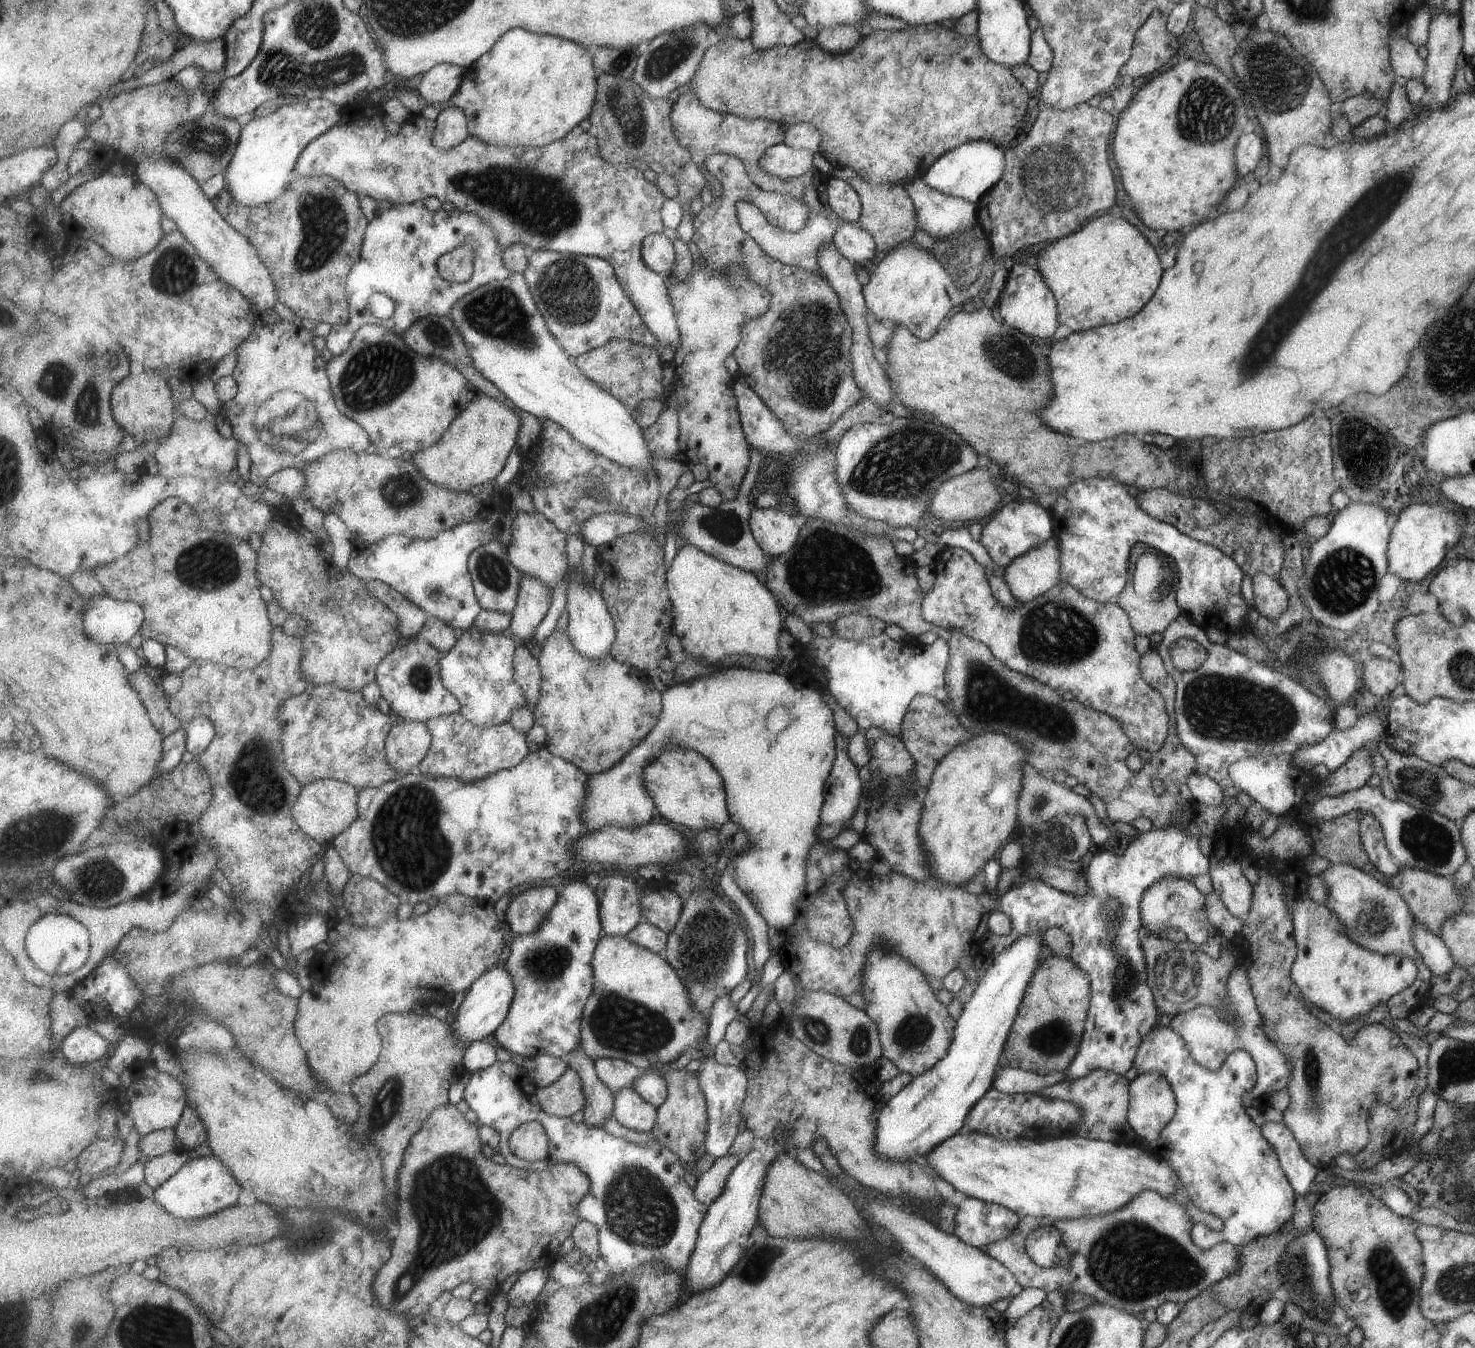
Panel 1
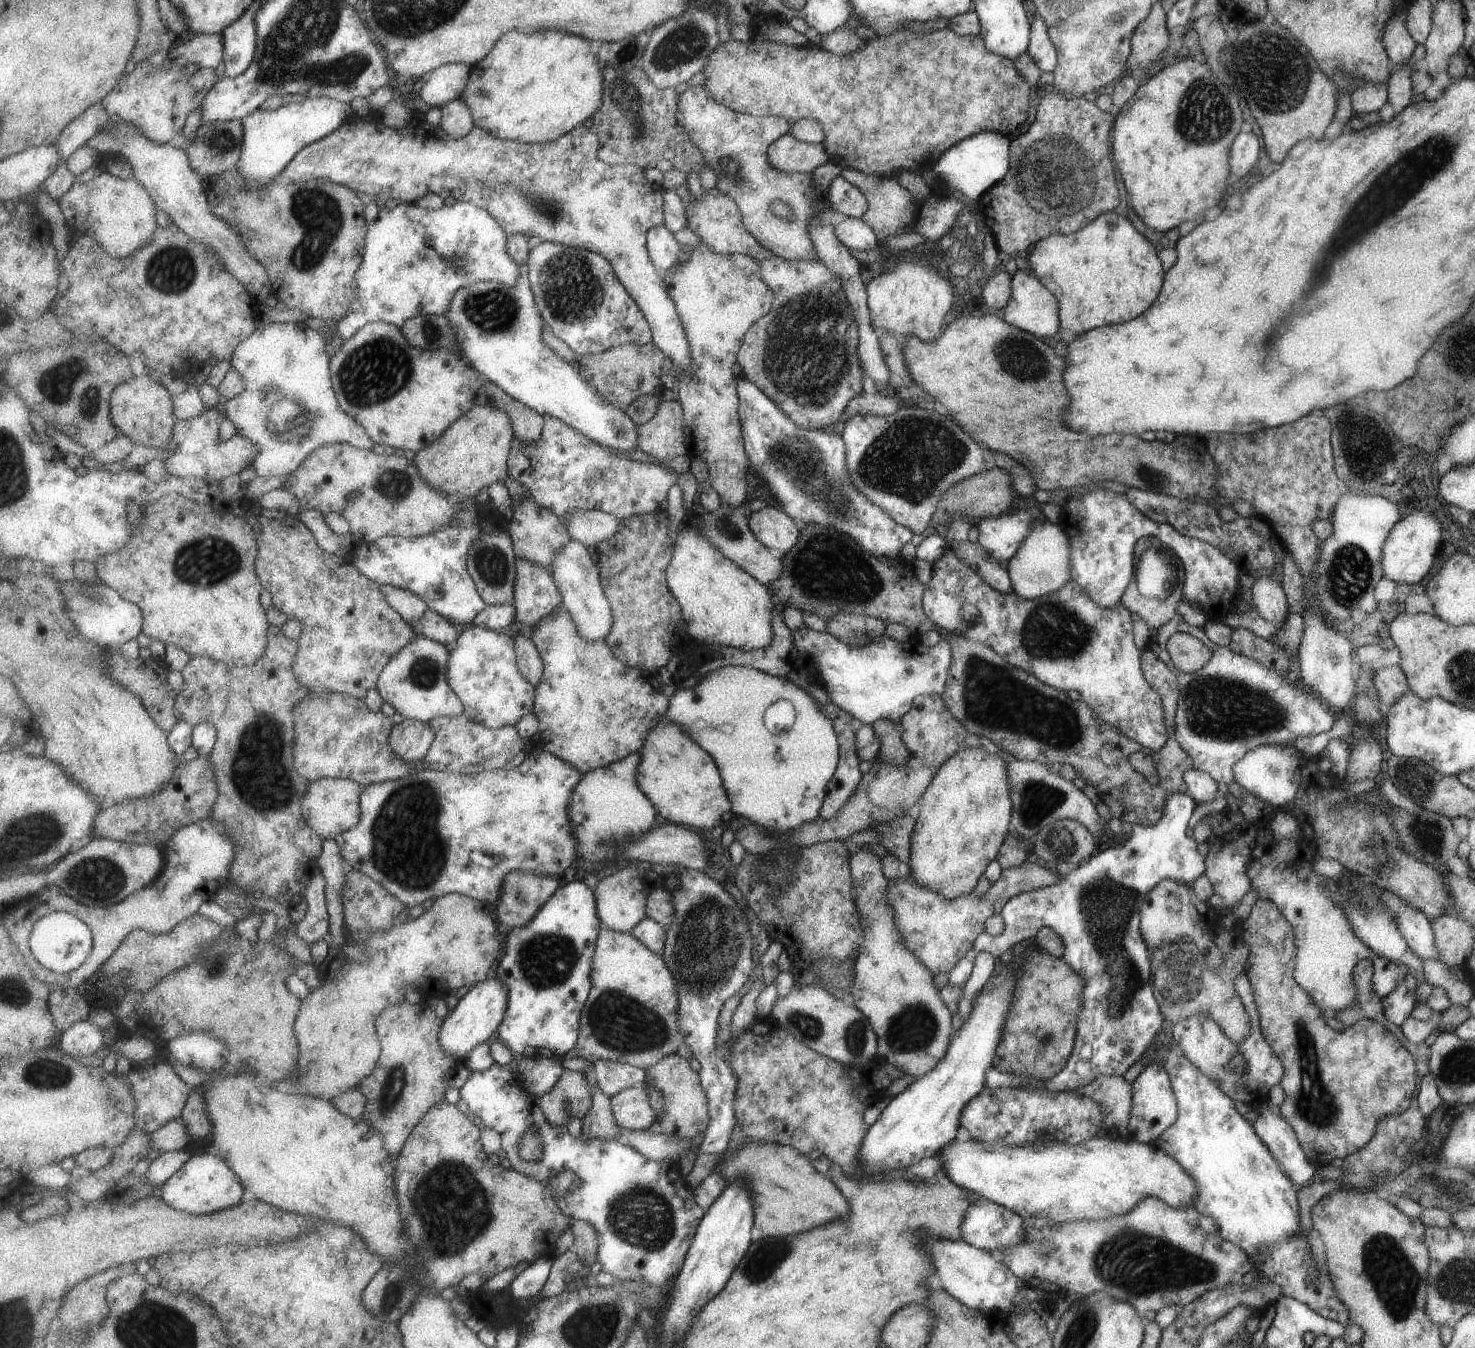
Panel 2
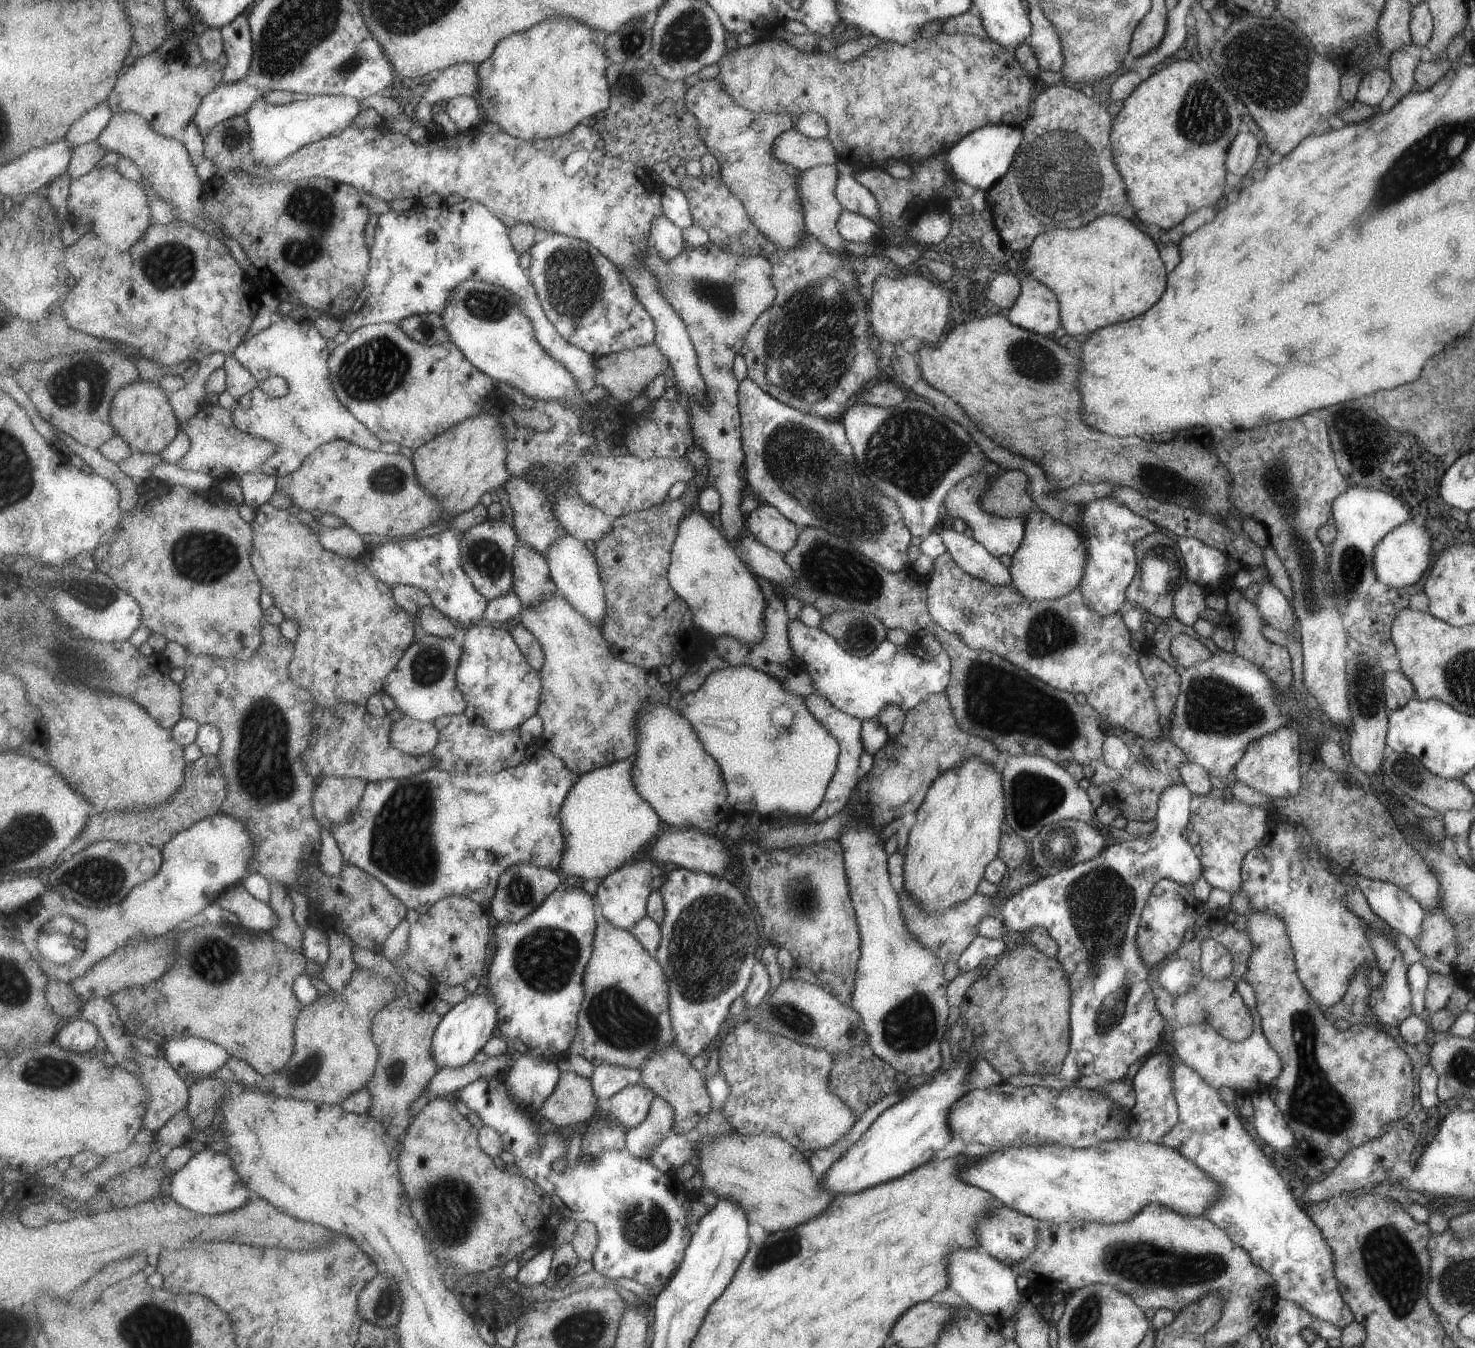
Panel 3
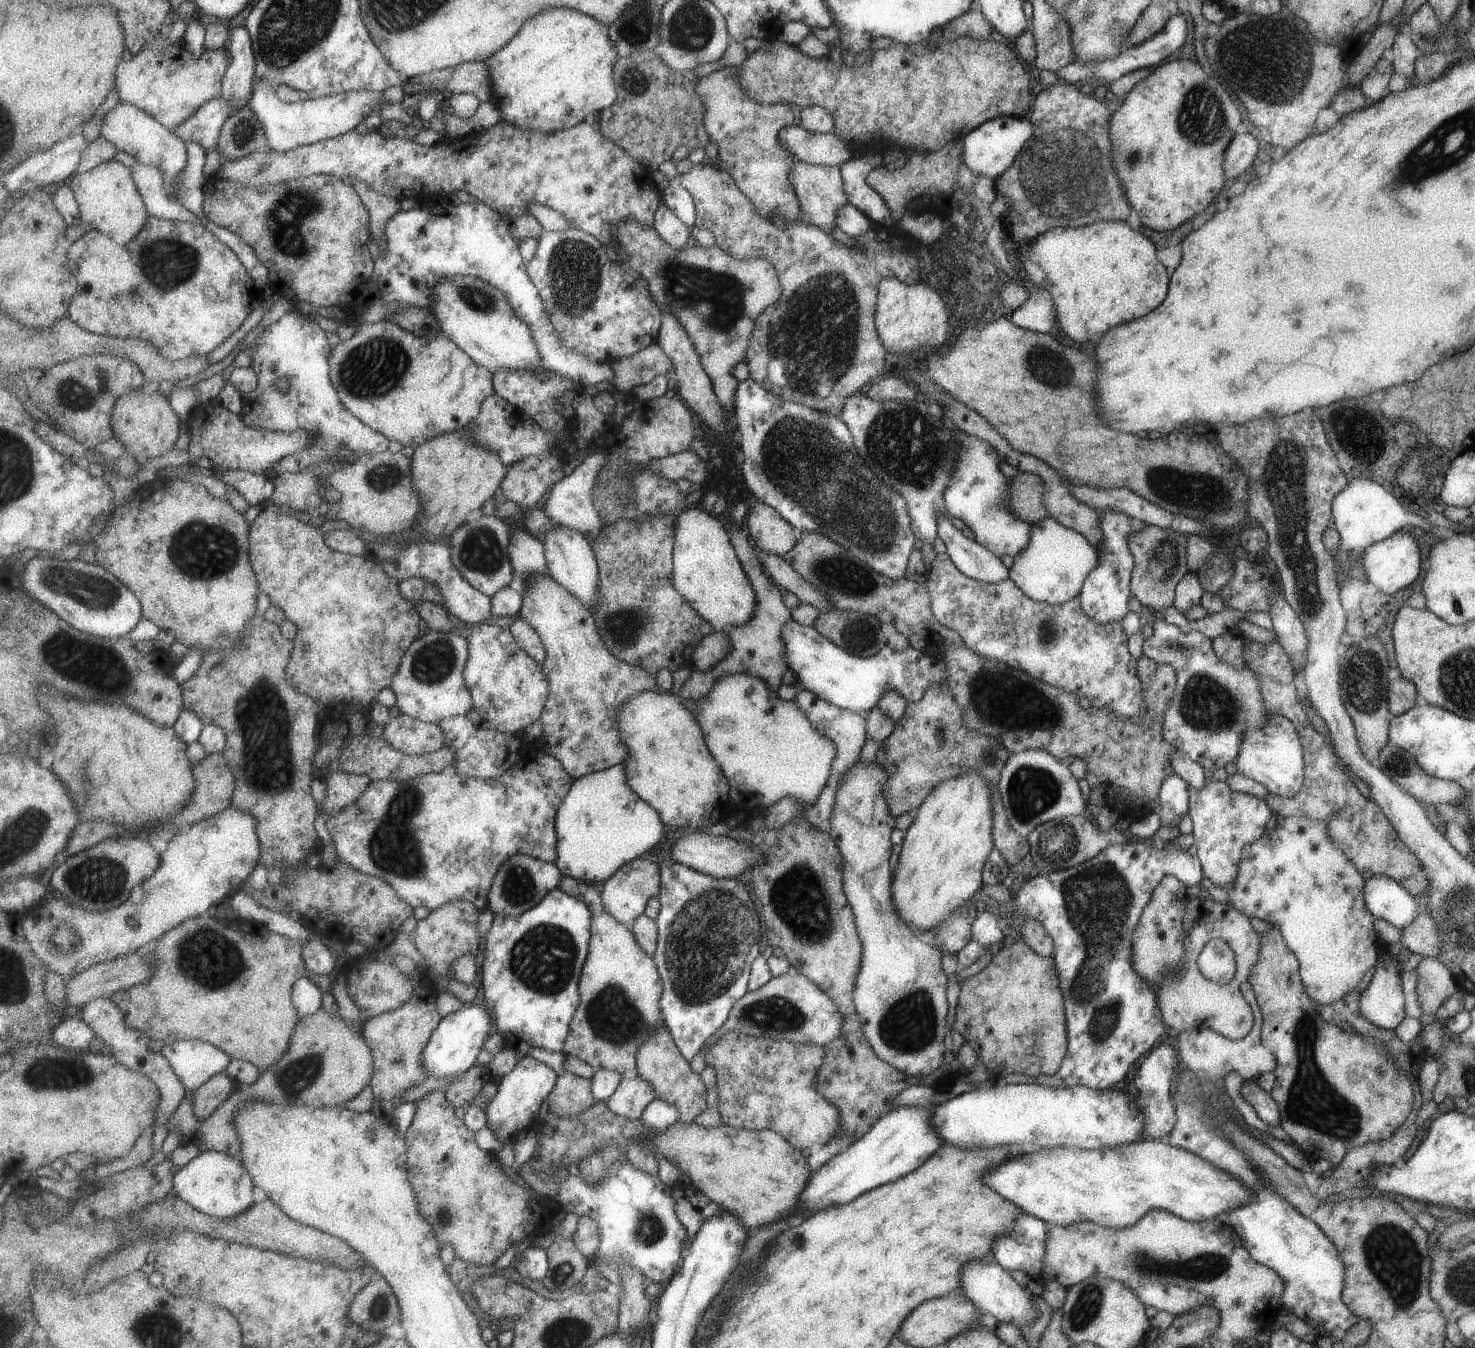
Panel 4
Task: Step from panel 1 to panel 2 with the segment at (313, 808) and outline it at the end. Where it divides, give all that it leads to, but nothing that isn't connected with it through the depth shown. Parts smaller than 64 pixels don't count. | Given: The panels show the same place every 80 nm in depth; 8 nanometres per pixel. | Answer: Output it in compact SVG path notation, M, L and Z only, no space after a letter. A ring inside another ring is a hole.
M323 778L310 784L307 794L301 802L301 812L307 824L323 838L335 840L337 836L347 832L360 822L361 796L365 786L349 779Z

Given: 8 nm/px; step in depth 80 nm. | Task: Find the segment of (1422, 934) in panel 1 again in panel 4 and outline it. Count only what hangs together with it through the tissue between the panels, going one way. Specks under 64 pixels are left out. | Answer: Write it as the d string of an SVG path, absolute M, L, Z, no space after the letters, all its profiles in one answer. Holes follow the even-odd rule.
M1371 876L1364 882L1364 906L1374 919L1386 920L1401 930L1419 914L1413 898L1391 878Z

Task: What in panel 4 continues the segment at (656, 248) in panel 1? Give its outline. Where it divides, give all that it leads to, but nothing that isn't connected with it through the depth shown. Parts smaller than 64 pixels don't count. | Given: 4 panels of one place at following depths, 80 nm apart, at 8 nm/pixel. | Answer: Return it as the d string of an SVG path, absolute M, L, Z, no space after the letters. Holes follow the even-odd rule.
M664 203L657 210L654 227L657 233L673 247L688 245L692 228L689 227L676 212Z

